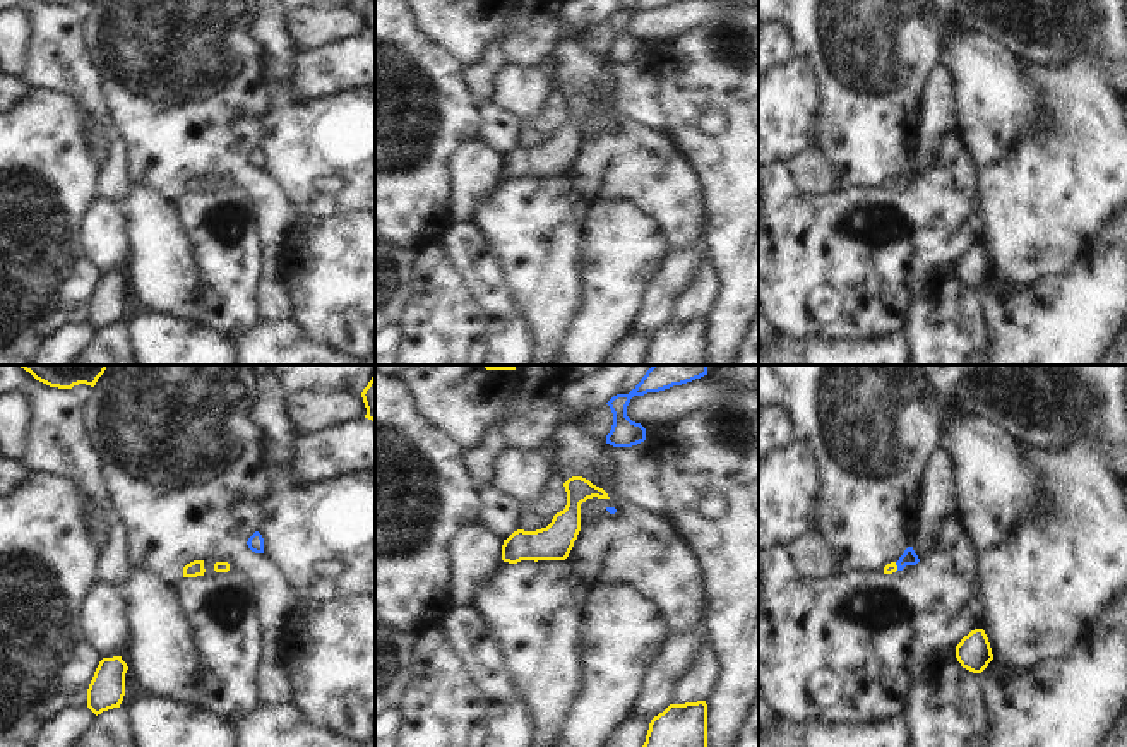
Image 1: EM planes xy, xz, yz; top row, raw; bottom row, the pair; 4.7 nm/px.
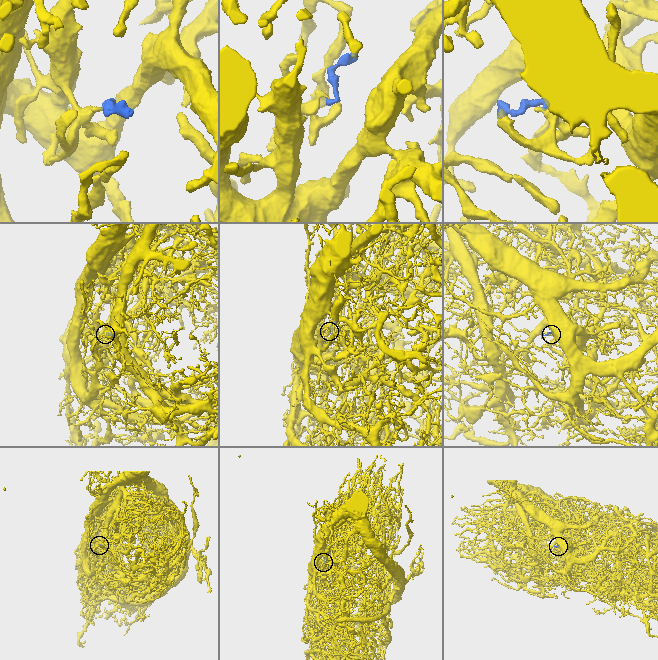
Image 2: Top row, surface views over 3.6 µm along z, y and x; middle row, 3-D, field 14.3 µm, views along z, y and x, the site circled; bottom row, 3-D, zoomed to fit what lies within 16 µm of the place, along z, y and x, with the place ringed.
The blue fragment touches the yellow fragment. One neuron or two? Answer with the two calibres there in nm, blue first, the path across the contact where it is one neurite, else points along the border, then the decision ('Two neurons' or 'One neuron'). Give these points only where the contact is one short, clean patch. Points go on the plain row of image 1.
Thickness 70 nm (blue) against 50 nm. Path across: yz (908, 173), (898, 184), (891, 184). One neuron

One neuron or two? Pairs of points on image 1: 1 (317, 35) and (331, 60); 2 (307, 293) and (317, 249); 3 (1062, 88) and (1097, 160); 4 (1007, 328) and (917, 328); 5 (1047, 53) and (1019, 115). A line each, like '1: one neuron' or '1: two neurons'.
1: two neurons
2: one neuron
3: one neuron
4: two neurons
5: two neurons

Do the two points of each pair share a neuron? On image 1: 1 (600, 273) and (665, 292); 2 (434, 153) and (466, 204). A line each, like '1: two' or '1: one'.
1: two
2: two

